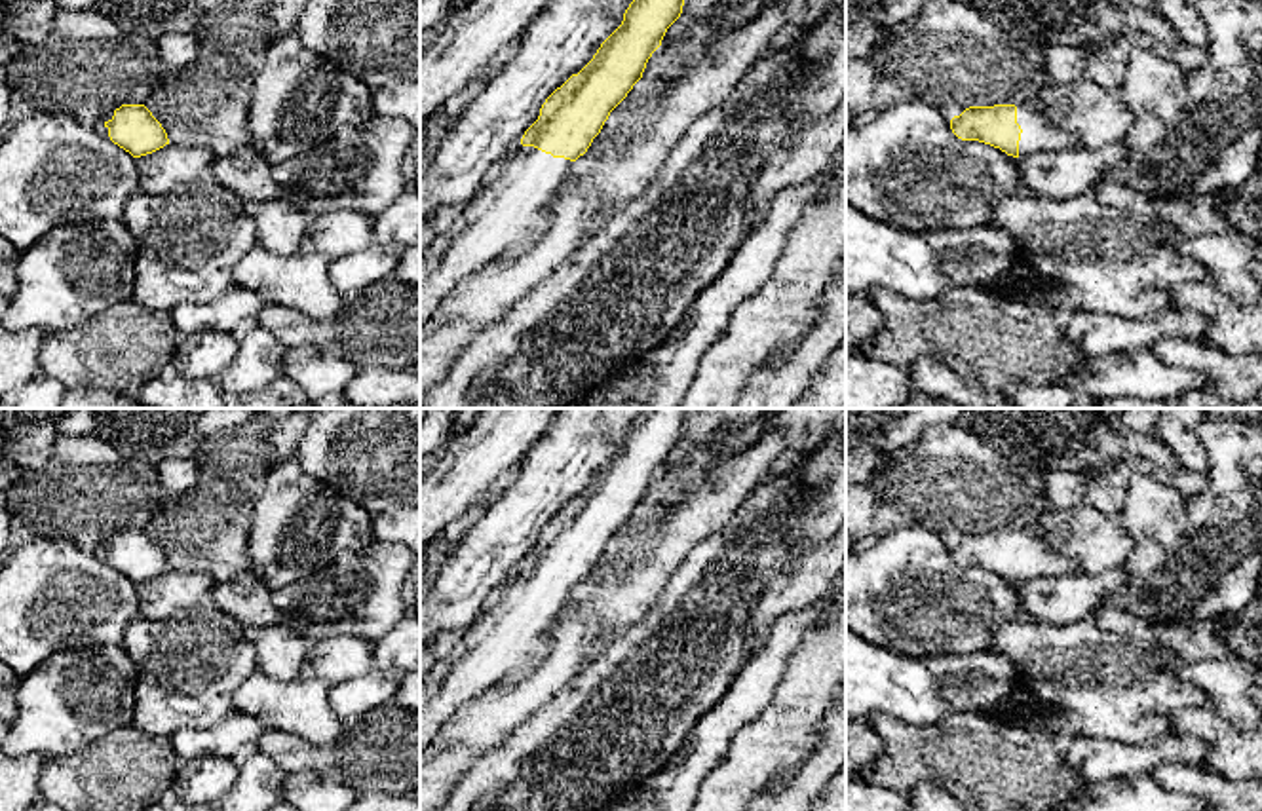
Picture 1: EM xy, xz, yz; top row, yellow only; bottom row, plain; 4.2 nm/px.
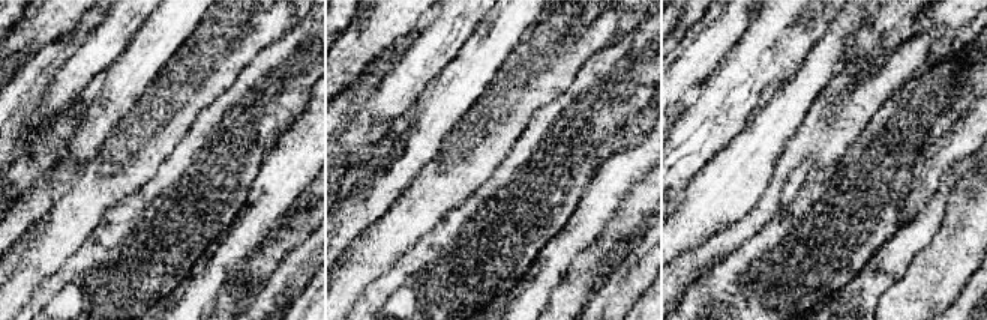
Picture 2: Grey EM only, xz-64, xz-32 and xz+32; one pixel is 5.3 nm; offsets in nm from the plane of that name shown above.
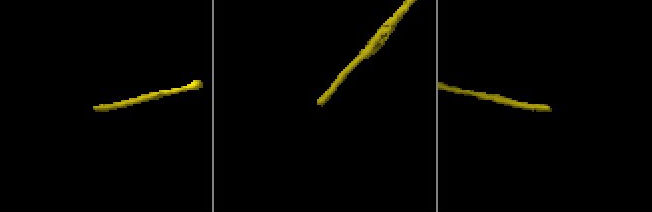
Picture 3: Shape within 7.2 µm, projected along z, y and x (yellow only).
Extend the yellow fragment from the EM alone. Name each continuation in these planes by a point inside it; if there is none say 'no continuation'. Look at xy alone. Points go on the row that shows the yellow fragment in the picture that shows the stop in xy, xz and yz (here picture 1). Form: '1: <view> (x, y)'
1: xy (99, 126)

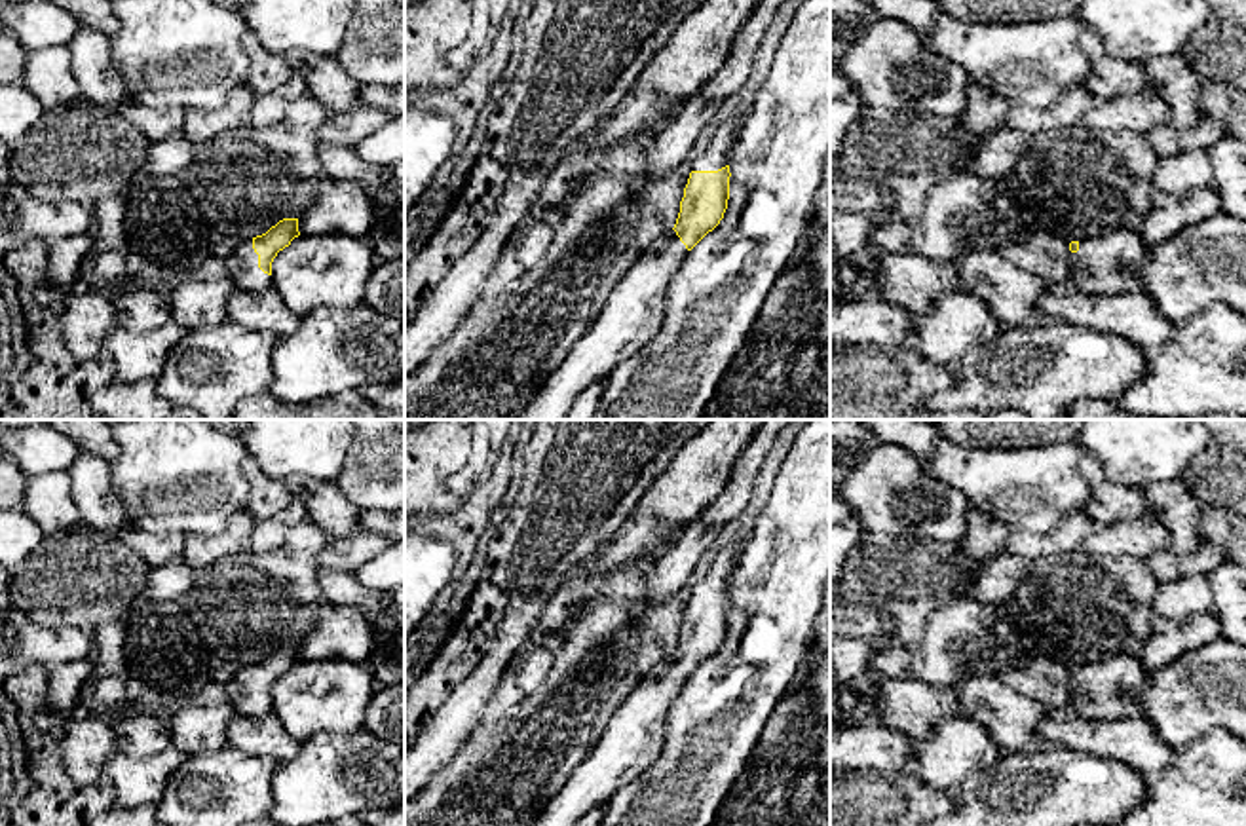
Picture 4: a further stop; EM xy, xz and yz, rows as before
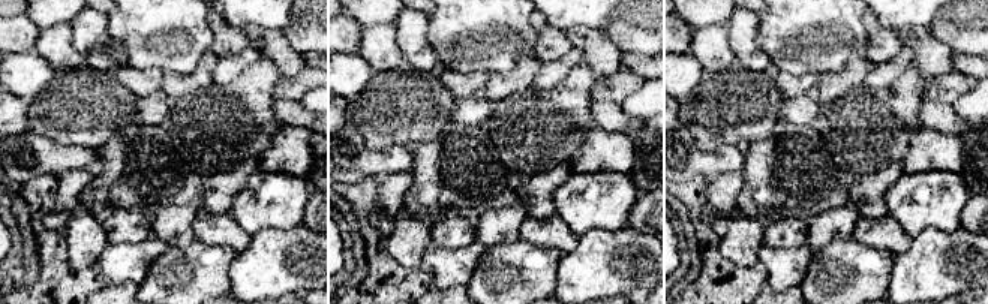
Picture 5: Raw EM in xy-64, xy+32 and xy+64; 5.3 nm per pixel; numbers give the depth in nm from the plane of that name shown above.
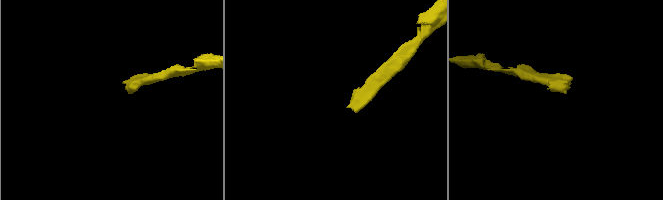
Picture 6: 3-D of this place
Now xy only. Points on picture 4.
1: xy (244, 270)

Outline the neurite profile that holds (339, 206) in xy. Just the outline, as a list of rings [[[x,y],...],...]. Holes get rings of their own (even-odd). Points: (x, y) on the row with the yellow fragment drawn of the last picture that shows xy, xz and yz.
[[[357,180],[317,184],[312,203],[298,215],[300,235],[346,234],[365,239],[374,224],[374,205],[368,186]]]

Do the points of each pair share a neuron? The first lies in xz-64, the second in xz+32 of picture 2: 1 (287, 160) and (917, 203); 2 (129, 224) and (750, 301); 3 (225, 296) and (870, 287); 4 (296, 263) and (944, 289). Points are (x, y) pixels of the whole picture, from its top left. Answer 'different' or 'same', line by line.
1: different
2: same
3: different
4: different

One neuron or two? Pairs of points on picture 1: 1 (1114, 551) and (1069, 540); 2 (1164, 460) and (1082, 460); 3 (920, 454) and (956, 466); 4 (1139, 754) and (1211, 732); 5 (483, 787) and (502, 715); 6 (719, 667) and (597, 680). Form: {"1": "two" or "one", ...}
{"1": "one", "2": "one", "3": "one", "4": "two", "5": "two", "6": "one"}

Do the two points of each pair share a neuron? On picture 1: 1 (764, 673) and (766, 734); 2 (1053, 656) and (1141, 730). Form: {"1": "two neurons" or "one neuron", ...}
{"1": "two neurons", "2": "one neuron"}

